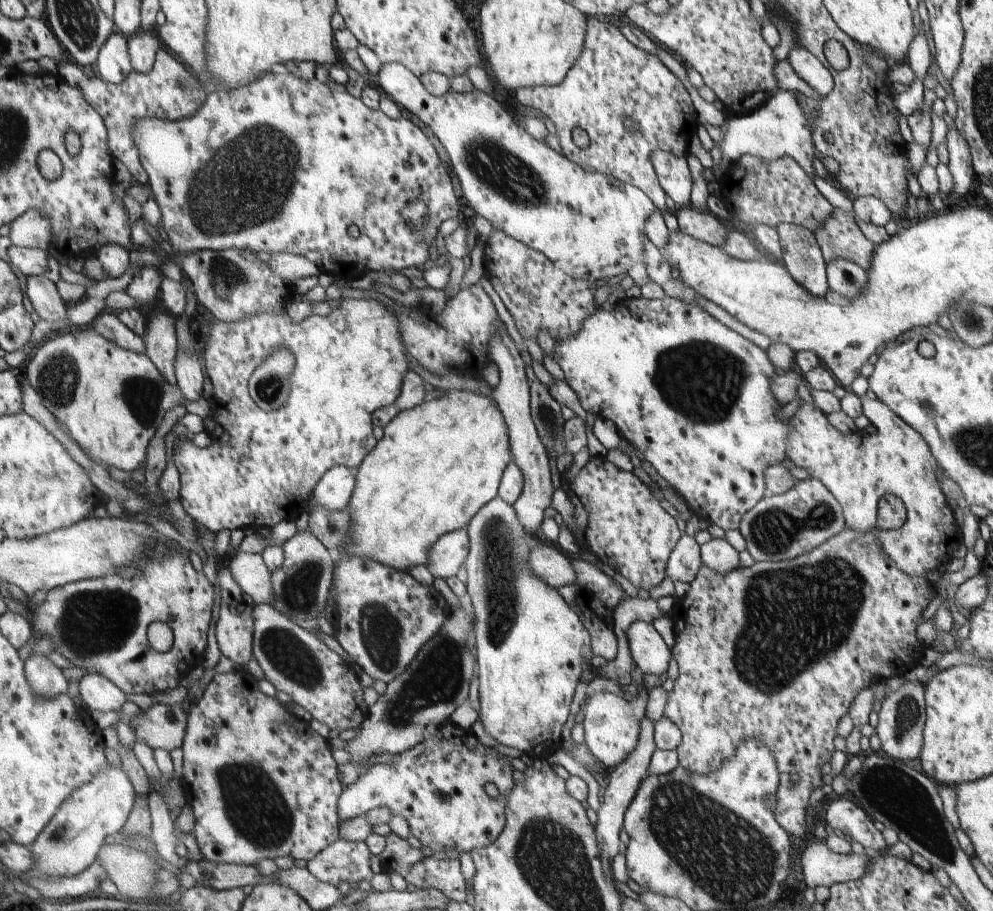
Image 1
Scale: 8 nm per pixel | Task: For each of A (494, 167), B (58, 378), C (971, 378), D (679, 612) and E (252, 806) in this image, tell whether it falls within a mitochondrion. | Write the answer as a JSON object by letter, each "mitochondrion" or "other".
{"A":"mitochondrion","B":"mitochondrion","C":"other","D":"other","E":"mitochondrion"}

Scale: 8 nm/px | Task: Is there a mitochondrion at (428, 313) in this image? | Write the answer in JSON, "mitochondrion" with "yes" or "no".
{"mitochondrion":"no"}

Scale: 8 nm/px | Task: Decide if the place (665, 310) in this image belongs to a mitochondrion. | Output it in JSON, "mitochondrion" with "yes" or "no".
{"mitochondrion":"no"}

